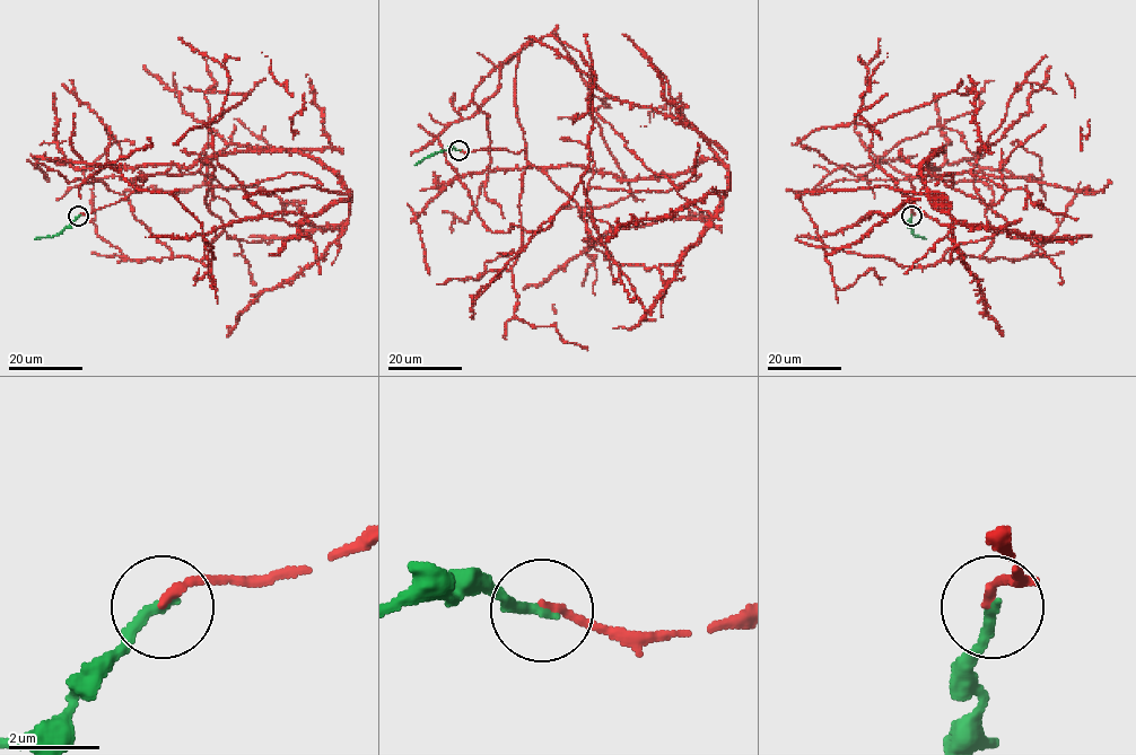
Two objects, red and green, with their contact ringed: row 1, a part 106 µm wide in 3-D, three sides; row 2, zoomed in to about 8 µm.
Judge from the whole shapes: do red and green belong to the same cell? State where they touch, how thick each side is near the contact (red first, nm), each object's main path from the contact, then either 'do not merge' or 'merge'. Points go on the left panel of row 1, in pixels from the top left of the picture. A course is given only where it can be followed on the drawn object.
at (78, 216); 200 nm thick on the red side, 260 nm on the other; red runs (78, 216), (250, 150), (312, 155), (349, 192), (341, 225), (221, 231), (198, 261), (37, 163); green runs (78, 216), (61, 231), (34, 239); merge

